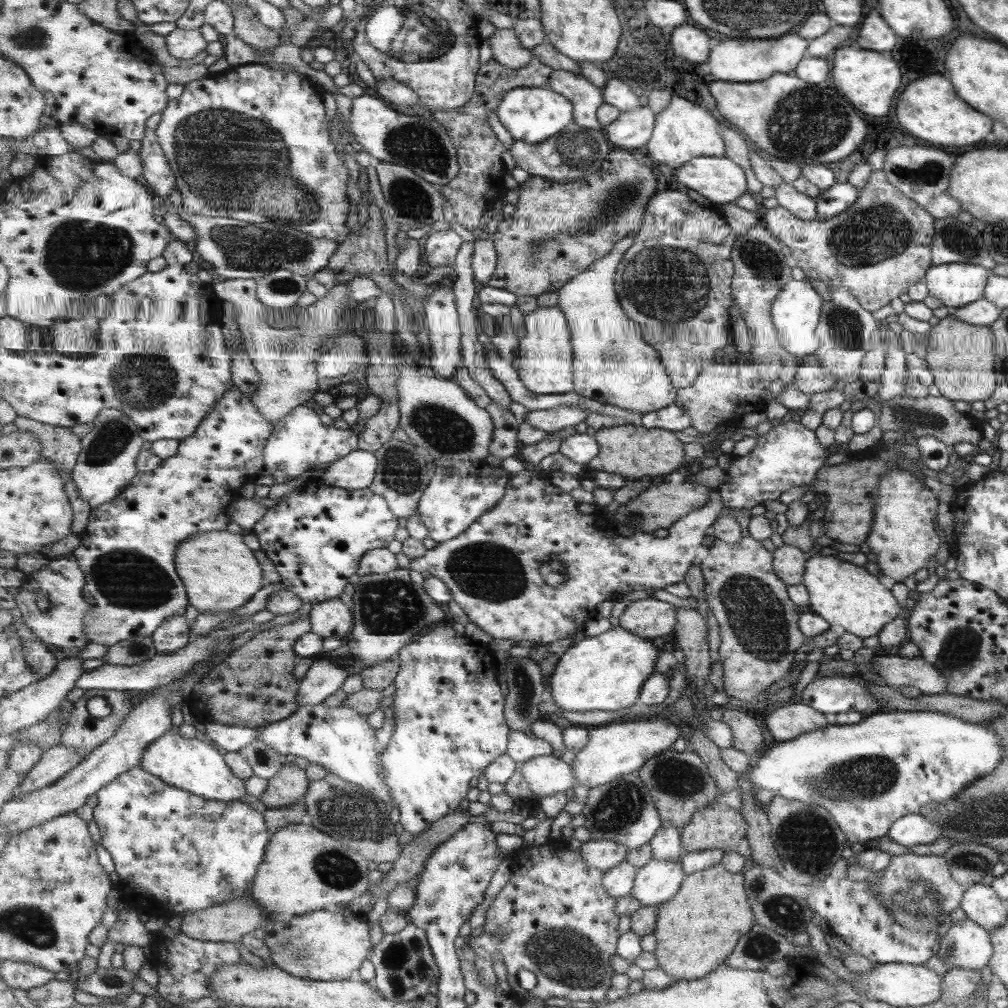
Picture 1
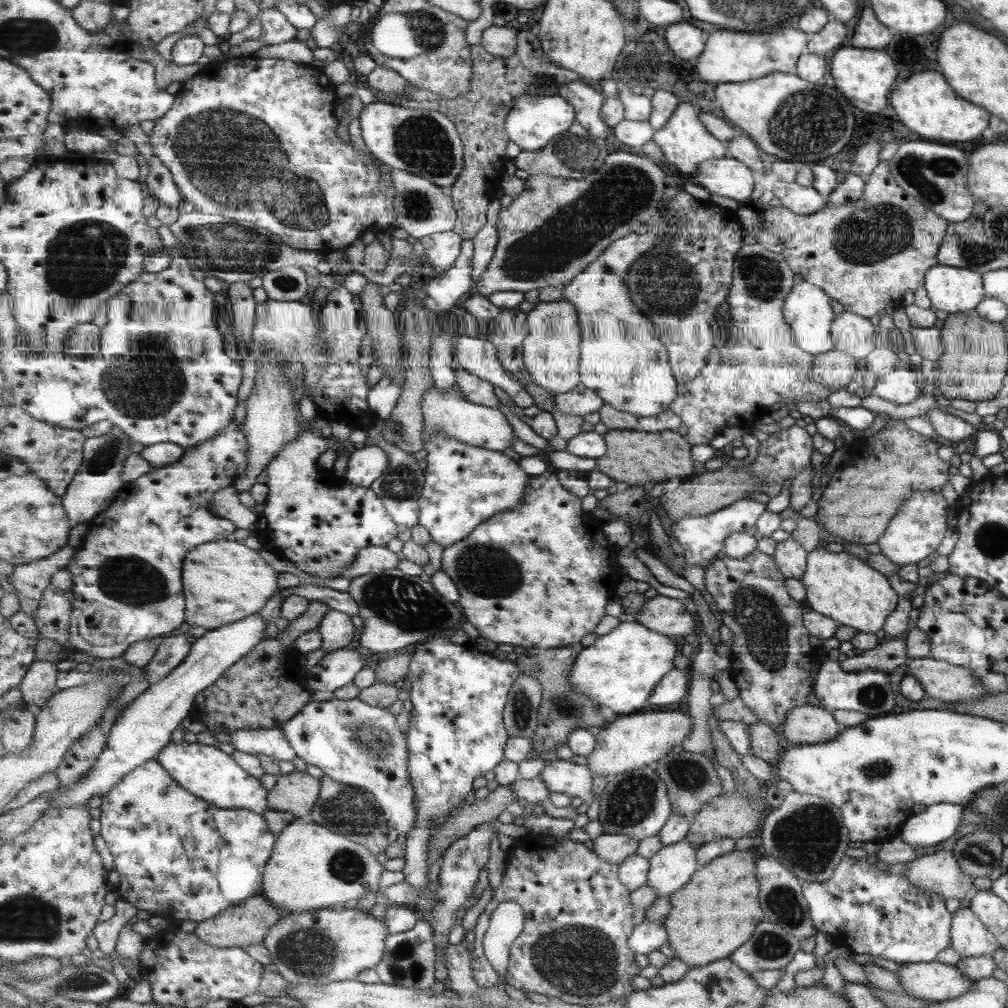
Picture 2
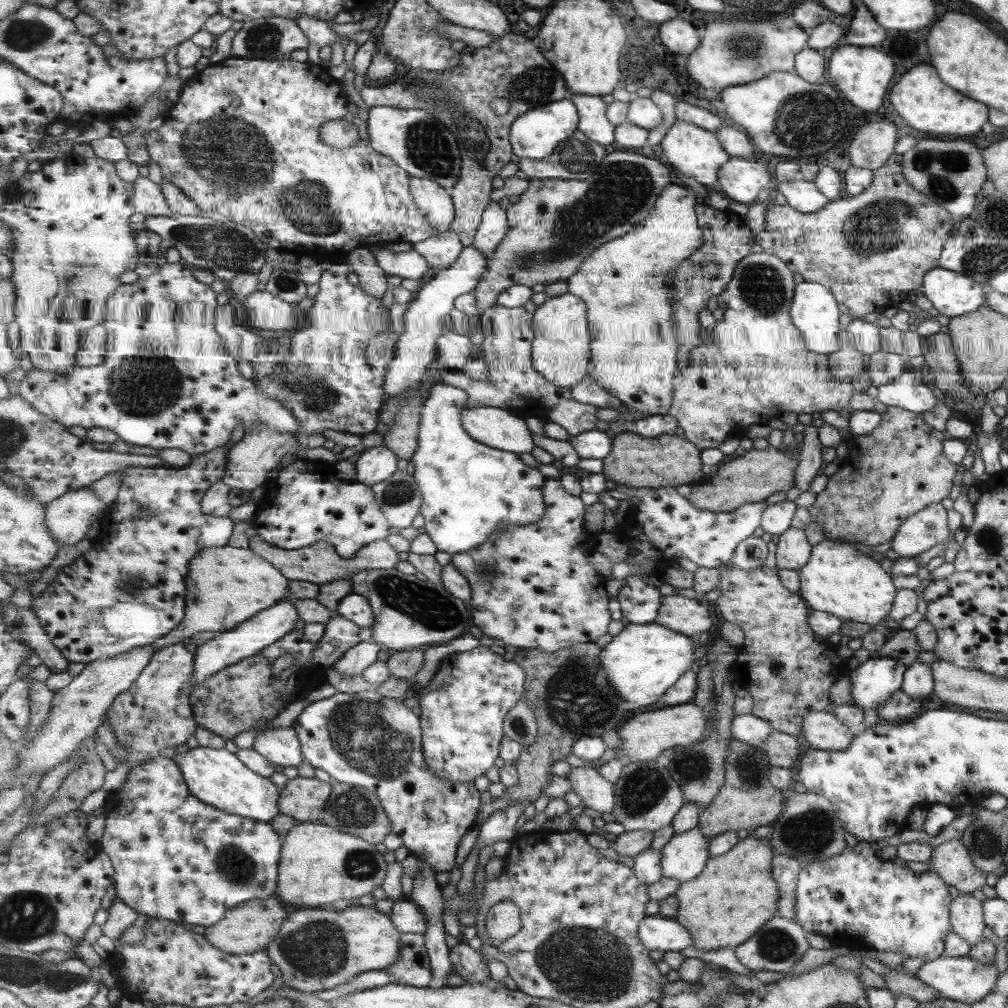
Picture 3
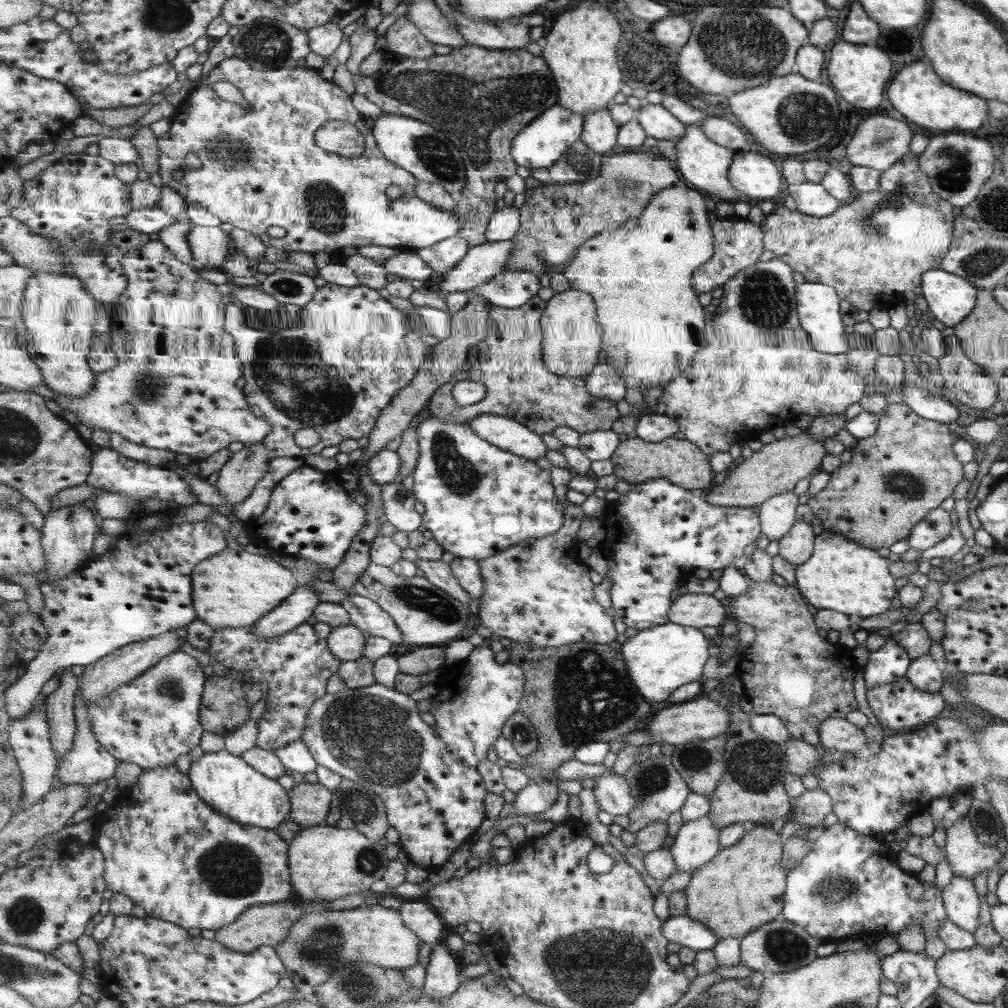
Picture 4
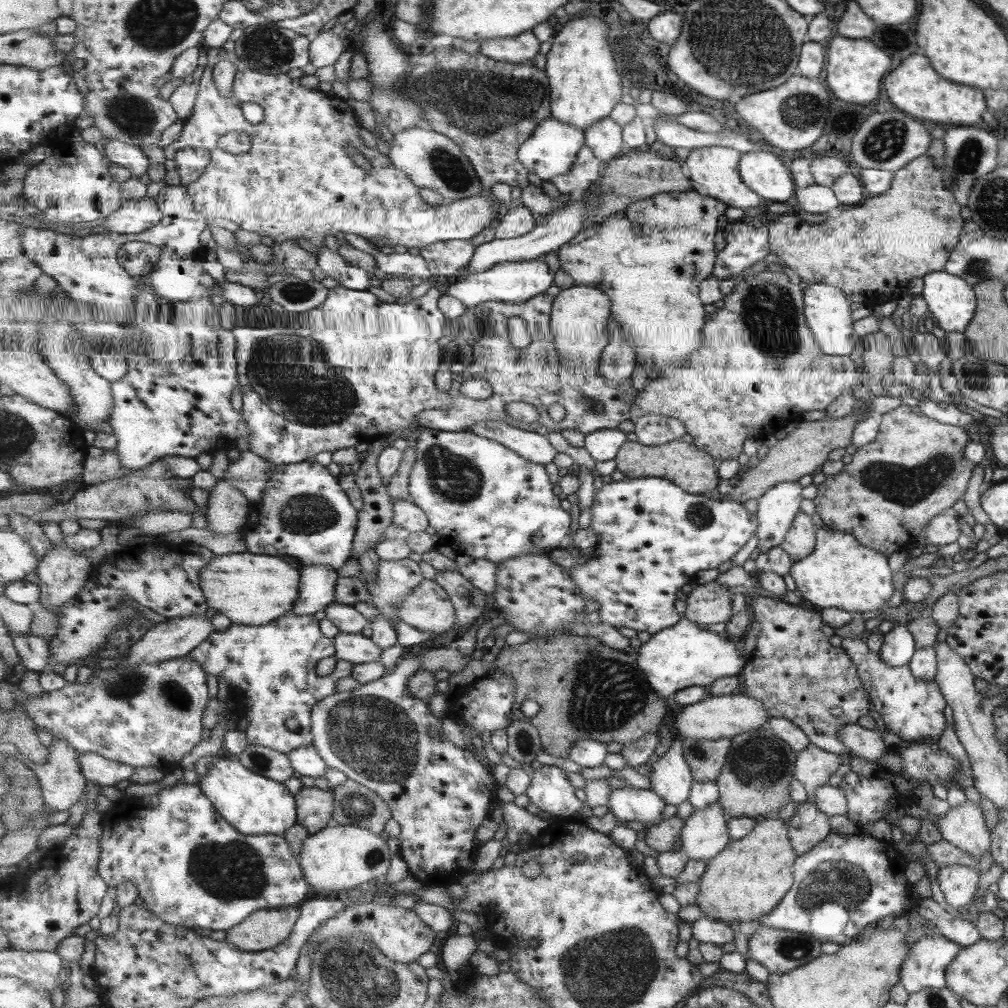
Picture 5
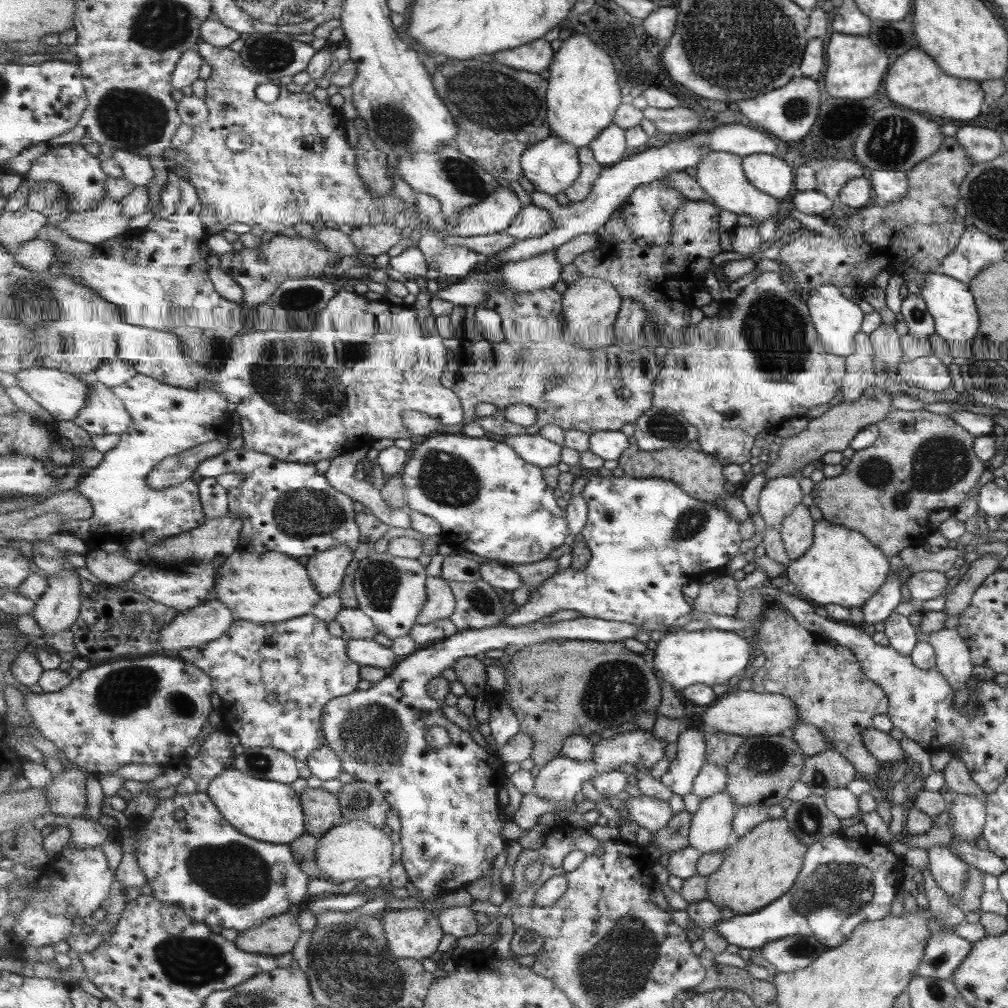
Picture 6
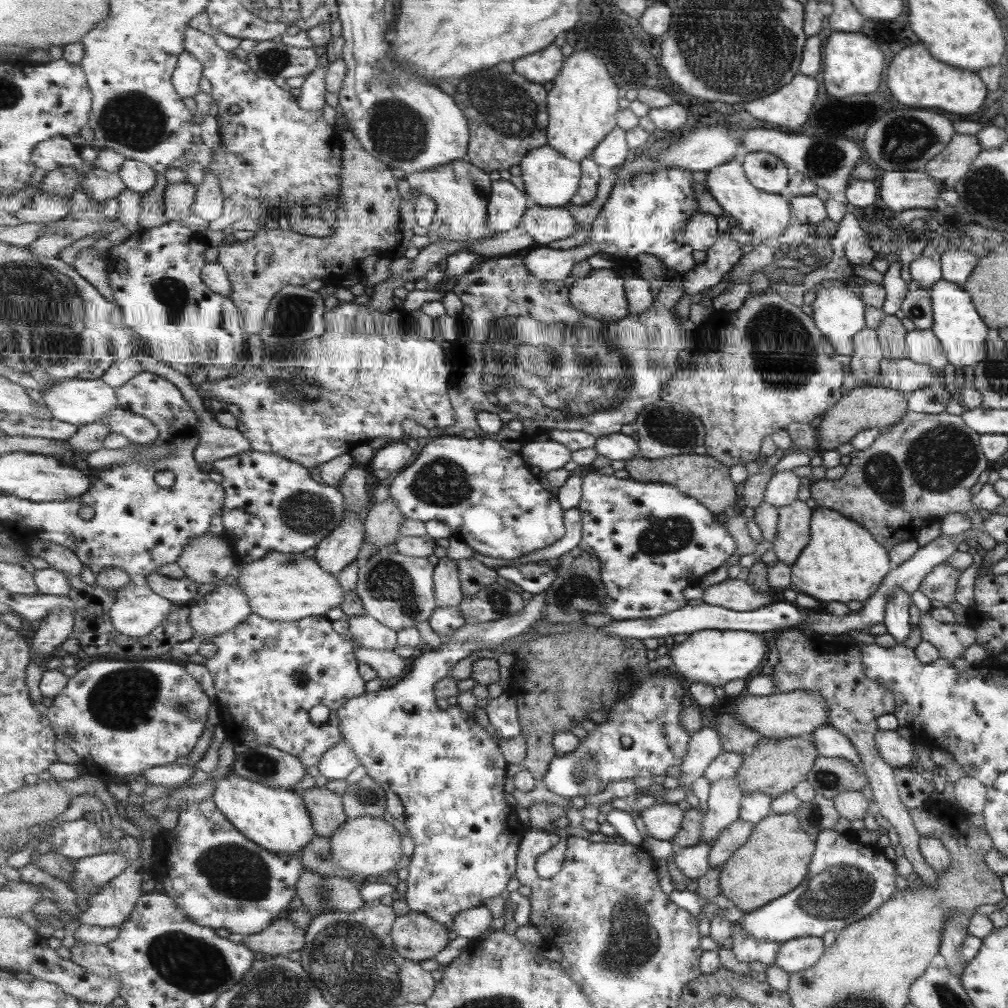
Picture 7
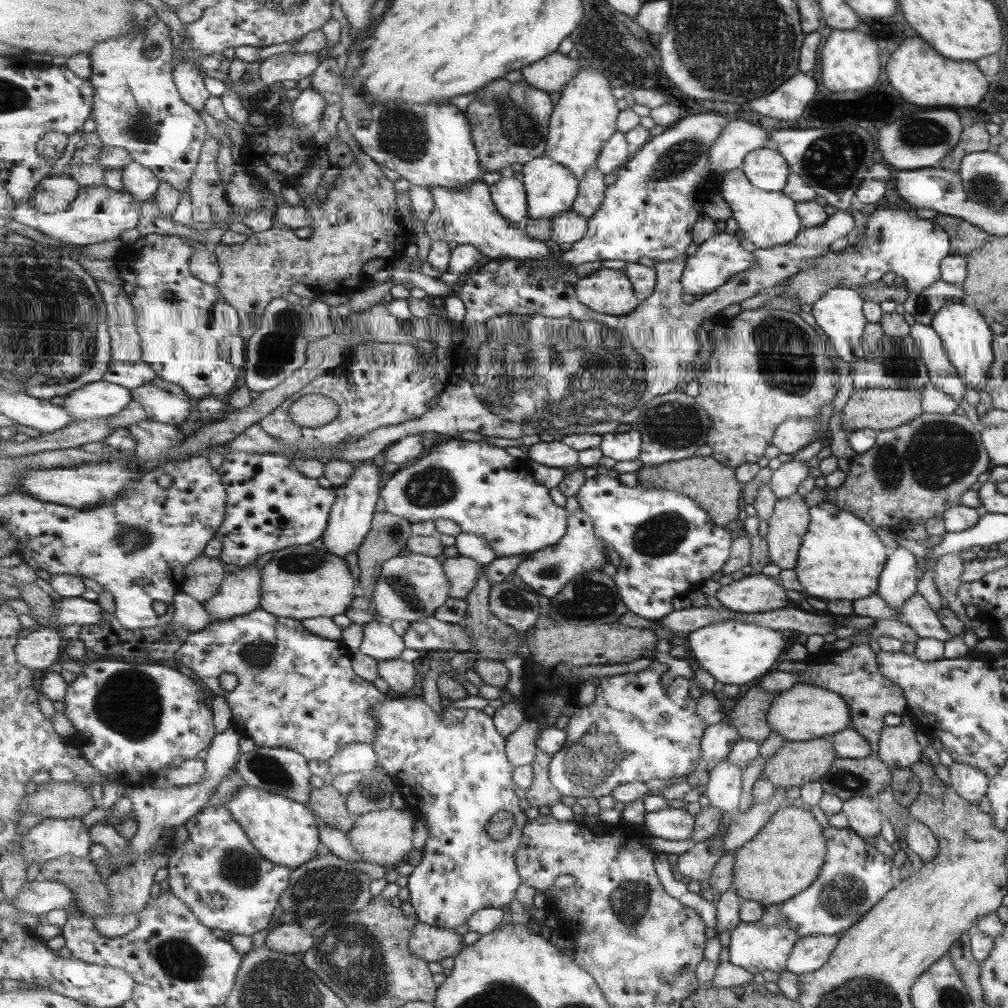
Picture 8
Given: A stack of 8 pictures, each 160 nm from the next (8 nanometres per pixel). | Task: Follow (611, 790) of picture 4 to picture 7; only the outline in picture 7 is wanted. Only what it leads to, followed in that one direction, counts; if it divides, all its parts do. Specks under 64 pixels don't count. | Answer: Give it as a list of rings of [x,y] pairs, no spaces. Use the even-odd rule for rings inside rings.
[[[663,803],[647,808],[641,817],[651,837],[671,842],[683,828],[685,813],[675,804]]]

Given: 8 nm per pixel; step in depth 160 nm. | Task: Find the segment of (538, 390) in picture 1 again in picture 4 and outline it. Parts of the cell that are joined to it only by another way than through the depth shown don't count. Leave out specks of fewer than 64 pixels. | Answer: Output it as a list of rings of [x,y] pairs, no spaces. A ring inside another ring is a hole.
[[[576,289],[557,293],[548,301],[541,321],[545,335],[543,356],[546,367],[557,376],[589,377],[603,353],[603,332],[595,298],[590,293]]]

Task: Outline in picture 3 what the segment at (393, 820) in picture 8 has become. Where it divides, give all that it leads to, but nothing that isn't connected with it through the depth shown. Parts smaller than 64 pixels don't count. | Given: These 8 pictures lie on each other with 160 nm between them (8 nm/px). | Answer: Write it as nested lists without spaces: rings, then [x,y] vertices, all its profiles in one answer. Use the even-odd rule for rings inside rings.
[[[318,821],[300,823],[283,839],[279,874],[277,897],[284,904],[289,908],[293,908],[289,904],[297,904],[319,909],[337,900],[351,901],[367,896],[382,887],[387,879],[388,865],[375,844]]]

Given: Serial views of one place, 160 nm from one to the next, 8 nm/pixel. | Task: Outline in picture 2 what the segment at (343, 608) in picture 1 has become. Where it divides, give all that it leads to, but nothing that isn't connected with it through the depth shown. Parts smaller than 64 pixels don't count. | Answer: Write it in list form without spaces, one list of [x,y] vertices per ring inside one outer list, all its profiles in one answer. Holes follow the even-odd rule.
[[[329,609],[319,625],[318,631],[323,635],[325,654],[337,649],[344,649],[353,642],[353,634],[357,628],[351,622],[351,615],[343,611]]]

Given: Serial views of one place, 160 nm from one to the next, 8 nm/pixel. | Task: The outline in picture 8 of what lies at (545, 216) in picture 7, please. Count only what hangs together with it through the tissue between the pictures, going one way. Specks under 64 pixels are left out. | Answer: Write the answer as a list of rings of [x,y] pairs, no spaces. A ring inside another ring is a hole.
[[[565,211],[550,218],[552,220],[551,239],[557,244],[574,245],[588,231],[589,219],[577,211]]]

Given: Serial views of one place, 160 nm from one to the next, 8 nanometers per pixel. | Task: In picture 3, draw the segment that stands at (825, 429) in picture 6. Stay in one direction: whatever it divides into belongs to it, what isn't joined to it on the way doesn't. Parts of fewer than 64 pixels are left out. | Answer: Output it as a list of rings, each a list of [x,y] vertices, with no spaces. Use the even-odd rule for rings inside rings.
[[[771,446],[766,449],[752,448],[742,456],[721,465],[705,482],[693,486],[686,497],[697,508],[711,512],[731,512],[744,504],[767,500],[767,496],[773,492],[789,490],[795,483],[794,472],[797,466],[797,458],[790,456],[787,450],[775,449]]]

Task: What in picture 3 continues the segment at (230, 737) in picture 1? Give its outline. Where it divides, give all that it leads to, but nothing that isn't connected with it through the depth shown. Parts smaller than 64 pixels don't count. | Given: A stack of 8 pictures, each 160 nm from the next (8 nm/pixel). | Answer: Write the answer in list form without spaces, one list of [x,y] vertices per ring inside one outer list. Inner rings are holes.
[[[293,726],[261,731],[252,747],[273,765],[283,768],[297,768],[297,764],[305,762],[301,748],[300,739]]]

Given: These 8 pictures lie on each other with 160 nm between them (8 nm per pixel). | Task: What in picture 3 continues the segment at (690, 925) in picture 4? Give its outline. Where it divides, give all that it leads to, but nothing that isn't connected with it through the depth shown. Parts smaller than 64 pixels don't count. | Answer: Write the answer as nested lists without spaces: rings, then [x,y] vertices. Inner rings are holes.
[[[647,915],[638,931],[650,950],[680,952],[694,943],[694,937],[676,918]]]

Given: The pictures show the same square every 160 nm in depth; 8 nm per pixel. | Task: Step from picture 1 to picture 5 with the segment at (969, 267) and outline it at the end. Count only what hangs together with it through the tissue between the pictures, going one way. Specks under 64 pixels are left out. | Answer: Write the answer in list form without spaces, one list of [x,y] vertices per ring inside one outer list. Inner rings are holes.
[[[944,271],[929,272],[923,279],[921,296],[927,303],[929,322],[934,323],[944,332],[963,332],[977,313],[977,297],[973,286],[961,277],[952,276]]]

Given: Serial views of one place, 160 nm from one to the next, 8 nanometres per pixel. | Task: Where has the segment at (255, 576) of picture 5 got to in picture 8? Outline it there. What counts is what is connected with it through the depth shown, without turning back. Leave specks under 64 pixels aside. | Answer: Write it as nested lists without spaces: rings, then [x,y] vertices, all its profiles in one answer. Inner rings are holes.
[[[312,544],[296,545],[281,550],[271,558],[262,563],[262,602],[260,608],[267,612],[274,613],[275,616],[284,616],[295,620],[305,620],[308,618],[319,618],[326,616],[333,618],[338,614],[346,614],[350,604],[354,602],[355,577],[343,557],[329,553],[327,549],[315,548]]]

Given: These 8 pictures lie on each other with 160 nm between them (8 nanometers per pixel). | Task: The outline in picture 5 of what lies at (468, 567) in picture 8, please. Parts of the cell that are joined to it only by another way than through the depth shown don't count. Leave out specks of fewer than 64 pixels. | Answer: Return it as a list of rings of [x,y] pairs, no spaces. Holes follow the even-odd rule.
[[[423,579],[418,587],[410,590],[406,600],[398,606],[398,616],[421,632],[434,634],[445,634],[457,628],[458,623],[449,593],[433,579]]]

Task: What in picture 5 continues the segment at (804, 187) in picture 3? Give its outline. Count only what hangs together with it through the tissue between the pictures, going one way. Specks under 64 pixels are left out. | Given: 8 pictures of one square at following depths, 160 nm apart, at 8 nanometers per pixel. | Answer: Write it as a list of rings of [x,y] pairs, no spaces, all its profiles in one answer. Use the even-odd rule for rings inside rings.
[[[811,185],[805,188],[795,187],[796,209],[804,210],[809,214],[825,214],[839,206],[833,191],[822,185]]]

